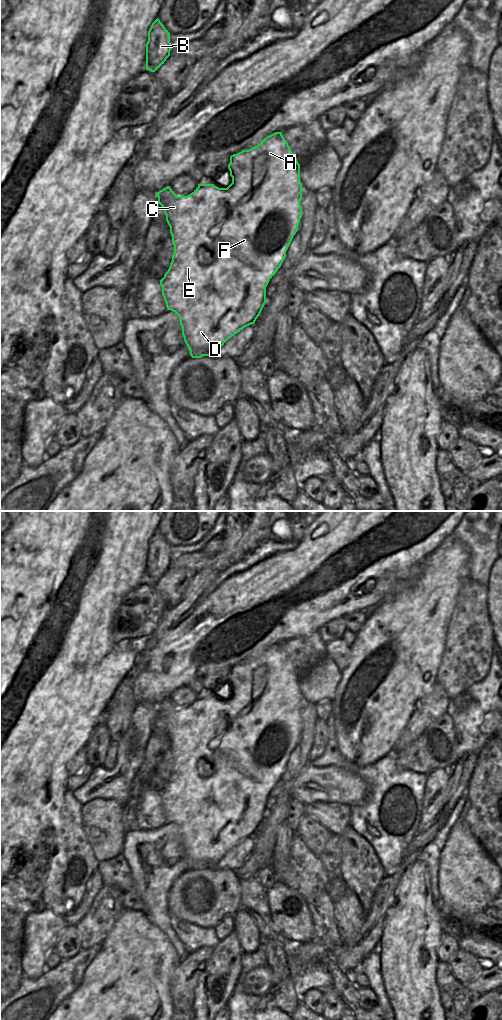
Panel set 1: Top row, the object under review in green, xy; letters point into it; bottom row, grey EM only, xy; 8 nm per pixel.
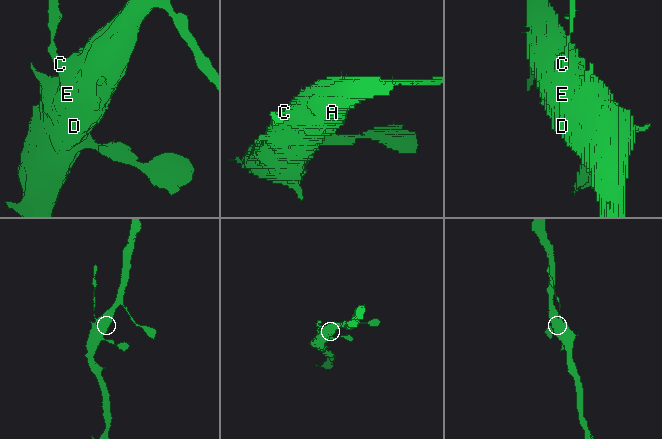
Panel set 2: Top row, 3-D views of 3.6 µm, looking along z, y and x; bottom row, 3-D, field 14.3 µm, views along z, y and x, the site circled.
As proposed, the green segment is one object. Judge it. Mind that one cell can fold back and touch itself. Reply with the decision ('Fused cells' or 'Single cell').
Fused cells.

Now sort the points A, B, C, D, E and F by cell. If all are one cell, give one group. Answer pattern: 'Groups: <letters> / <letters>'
Groups: A C D E F / B.

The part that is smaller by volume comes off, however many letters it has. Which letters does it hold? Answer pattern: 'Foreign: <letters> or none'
Foreign: B

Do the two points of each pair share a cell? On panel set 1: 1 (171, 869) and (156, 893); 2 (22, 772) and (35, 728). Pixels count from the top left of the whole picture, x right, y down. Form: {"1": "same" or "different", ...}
{"1": "same", "2": "same"}

